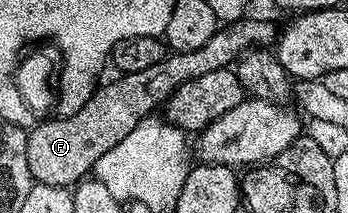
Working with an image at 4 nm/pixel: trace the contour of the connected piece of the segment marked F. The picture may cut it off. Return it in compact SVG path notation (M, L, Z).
M251 18L220 26L201 49L164 54L157 65L149 65L149 69L141 73L120 74L112 83L96 86L89 101L85 101L77 113L36 122L39 124L27 131L27 160L32 180L54 187L74 188L94 172L97 161L101 161L117 141L125 141L142 119L154 116L158 112L155 110L158 107L160 110L185 81L231 67L248 50L270 46L278 38L278 28L269 21Z

